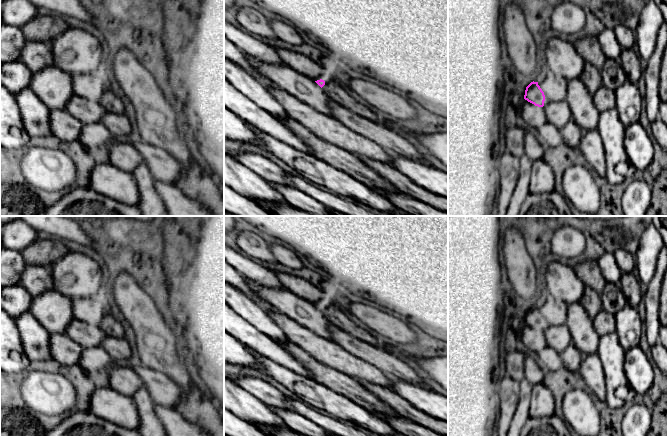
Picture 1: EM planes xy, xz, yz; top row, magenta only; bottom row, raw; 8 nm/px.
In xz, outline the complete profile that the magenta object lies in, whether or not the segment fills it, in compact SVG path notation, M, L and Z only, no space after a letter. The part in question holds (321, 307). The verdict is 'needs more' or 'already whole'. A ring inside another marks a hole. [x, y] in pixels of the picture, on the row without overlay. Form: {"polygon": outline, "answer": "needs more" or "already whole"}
{"polygon": "M320 303L315 305L322 313L325 315L332 324L337 324L339 327L343 328L345 331L347 331L352 336L370 344L377 348L384 349L386 351L397 351L399 353L404 352L400 351L399 349L391 346L390 344L387 344L383 342L380 339L380 336L372 335L359 326L357 326L354 322L352 322L340 309L336 309L335 307L326 308L324 304Z", "answer": "needs more"}

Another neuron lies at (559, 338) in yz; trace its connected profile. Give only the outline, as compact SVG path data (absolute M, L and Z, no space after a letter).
M549 325L542 332L545 336L547 346L559 353L572 343L571 334L566 325Z

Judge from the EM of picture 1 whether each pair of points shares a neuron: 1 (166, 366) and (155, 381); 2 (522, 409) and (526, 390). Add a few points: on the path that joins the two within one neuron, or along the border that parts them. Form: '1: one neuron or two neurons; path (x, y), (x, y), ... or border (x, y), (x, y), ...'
1: two neurons; border (142, 364), (166, 374), (181, 385)
2: one neuron; path (523, 404), (525, 395)

